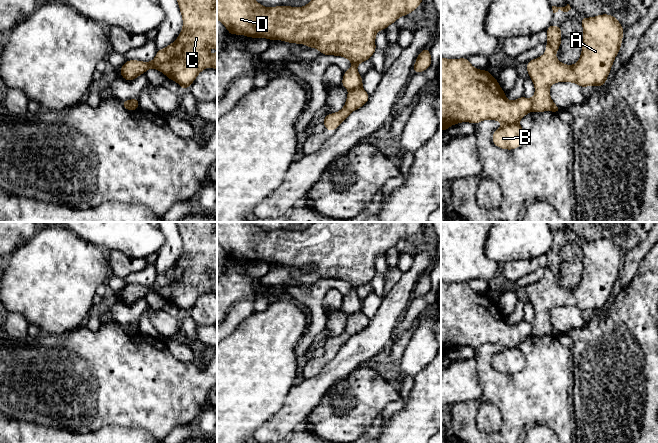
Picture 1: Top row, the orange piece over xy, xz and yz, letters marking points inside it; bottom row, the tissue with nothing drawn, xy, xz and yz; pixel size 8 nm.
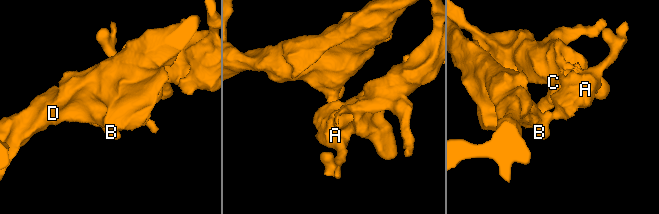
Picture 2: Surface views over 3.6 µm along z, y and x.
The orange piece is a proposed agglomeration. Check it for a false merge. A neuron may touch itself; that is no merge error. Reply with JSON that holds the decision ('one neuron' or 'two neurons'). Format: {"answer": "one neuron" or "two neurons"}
{"answer": "two neurons"}

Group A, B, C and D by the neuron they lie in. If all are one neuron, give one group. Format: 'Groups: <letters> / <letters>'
Groups: A C / B D

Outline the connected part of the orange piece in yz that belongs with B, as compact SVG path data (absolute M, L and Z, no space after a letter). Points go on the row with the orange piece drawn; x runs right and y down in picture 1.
M441 57L441 130L446 131L453 124L479 122L490 119L501 121L501 128L494 131L492 141L501 149L513 150L525 141L525 133L519 121L532 111L531 99L524 96L508 101L506 93L500 88L488 70L474 68L468 58L446 59Z

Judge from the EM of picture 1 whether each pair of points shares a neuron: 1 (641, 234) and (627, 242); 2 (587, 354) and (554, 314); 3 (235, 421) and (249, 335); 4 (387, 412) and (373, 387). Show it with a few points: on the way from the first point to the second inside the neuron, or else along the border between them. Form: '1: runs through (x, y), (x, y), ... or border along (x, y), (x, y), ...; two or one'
1: runs through (638, 234), (635, 234), (630, 239); one
2: border along (588, 322), (583, 327), (573, 328), (565, 333); two
3: runs through (235, 400), (235, 388), (249, 373), (249, 356); one
4: border along (398, 400), (389, 402), (380, 411); two

